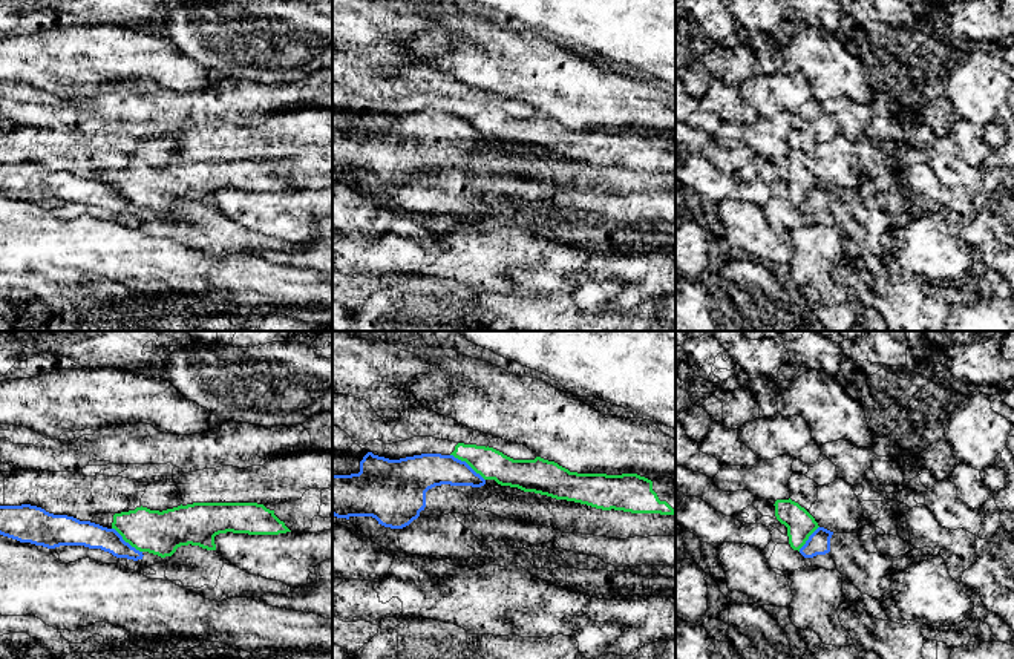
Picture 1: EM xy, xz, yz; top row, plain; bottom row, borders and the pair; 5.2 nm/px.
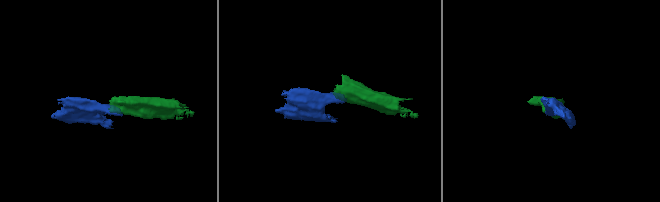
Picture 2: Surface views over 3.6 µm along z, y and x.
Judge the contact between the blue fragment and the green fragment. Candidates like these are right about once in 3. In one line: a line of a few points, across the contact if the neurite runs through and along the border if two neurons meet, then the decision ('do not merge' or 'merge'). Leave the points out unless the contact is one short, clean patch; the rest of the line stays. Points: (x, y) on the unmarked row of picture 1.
xz (451, 111), (464, 117), (484, 137) | do not merge

